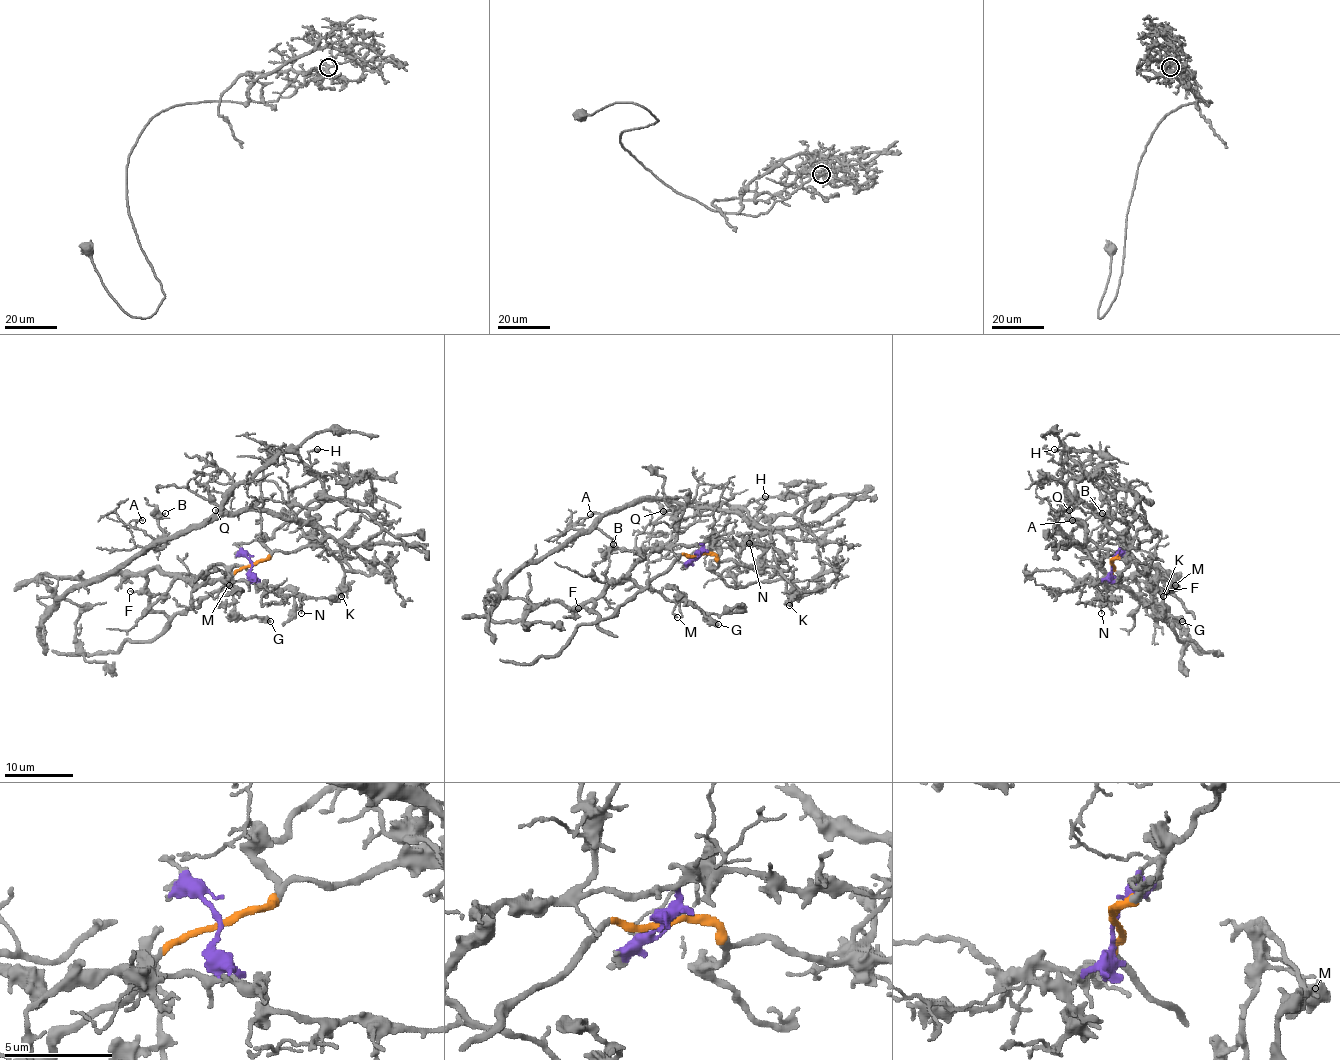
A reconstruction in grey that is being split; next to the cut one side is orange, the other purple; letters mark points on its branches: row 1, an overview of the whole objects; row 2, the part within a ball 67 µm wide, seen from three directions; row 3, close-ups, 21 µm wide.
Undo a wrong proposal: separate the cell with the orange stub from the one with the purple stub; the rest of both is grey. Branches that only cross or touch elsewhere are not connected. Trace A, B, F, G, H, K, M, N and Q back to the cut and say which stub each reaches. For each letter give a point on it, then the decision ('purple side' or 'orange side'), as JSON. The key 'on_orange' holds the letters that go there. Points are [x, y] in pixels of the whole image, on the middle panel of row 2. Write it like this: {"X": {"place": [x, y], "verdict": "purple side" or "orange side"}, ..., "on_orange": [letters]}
{"A": {"place": [590, 514], "verdict": "orange side"}, "B": {"place": [613, 544], "verdict": "orange side"}, "F": {"place": [578, 608], "verdict": "purple side"}, "G": {"place": [718, 624], "verdict": "purple side"}, "H": {"place": [765, 496], "verdict": "orange side"}, "K": {"place": [789, 605], "verdict": "orange side"}, "M": {"place": [677, 617], "verdict": "purple side"}, "N": {"place": [749, 543], "verdict": "purple side"}, "Q": {"place": [663, 511], "verdict": "orange side"}, "on_orange": ["A", "B", "H", "K", "Q"]}

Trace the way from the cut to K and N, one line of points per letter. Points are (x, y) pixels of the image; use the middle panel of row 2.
K: (700, 554), (713, 554), (722, 561), (772, 566), (792, 586), (789, 605)
N: (700, 554), (703, 544), (717, 539), (749, 544)

